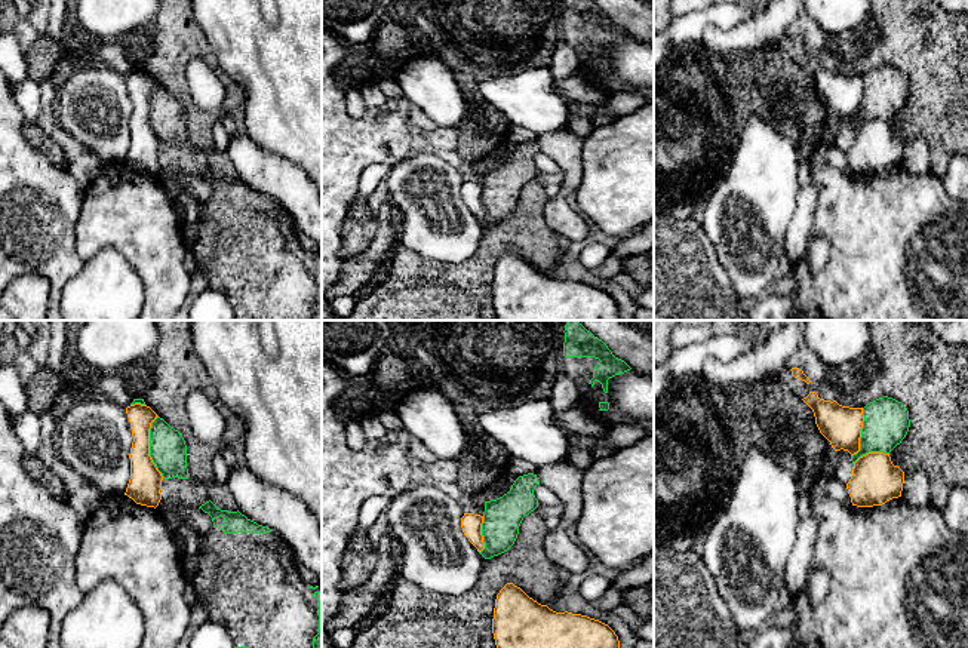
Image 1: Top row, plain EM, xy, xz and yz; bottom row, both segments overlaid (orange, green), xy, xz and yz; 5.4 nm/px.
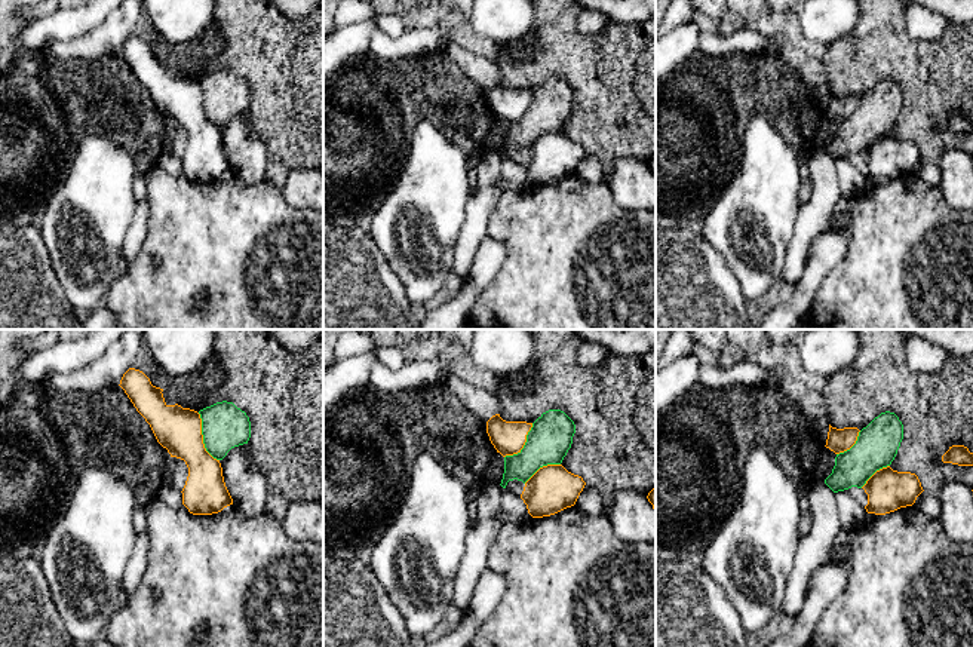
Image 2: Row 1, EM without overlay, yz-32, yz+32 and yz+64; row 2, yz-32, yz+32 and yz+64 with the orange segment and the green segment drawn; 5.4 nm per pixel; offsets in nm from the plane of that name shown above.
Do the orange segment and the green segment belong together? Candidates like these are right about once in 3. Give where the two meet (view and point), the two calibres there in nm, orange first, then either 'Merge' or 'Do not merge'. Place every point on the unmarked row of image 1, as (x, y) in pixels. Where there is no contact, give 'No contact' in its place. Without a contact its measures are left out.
Touches orange at xy (148, 114). Thickness 180 nm (orange) against 200 nm. Do not merge

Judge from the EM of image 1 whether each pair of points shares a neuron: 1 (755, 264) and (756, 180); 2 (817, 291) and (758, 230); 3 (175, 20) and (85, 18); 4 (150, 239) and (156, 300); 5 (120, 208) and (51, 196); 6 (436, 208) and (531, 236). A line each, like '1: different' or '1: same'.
1: same
2: different
3: different
4: same
5: different
6: different

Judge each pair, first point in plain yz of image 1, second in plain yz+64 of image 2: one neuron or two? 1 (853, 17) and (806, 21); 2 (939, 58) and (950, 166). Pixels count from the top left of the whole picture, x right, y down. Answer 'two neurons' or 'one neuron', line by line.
1: one neuron
2: two neurons

